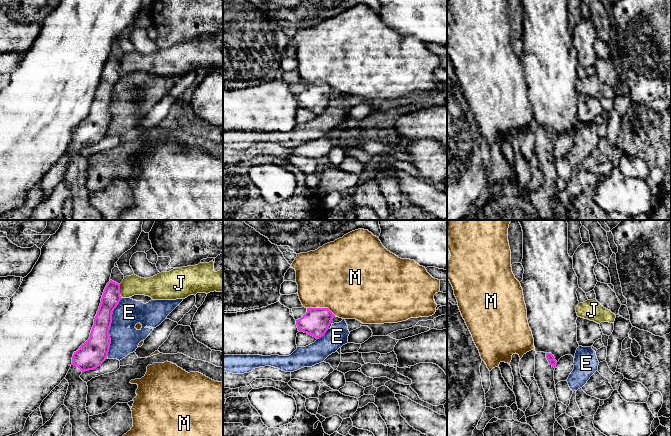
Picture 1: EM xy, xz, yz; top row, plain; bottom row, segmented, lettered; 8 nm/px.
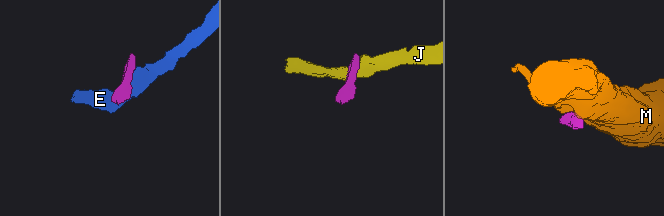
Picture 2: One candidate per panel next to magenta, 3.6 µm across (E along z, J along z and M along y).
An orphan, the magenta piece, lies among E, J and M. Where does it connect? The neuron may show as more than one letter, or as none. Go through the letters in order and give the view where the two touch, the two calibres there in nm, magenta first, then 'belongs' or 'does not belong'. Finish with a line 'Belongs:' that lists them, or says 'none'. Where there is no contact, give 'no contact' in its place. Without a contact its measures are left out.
E: meets magenta in xy; 220 nm thick on the magenta side, 220 nm on the other; does not belong
J: meets magenta in xy; 150 nm thick on the magenta side, 160 nm on the other; does not belong
M: meets magenta in xz; 220 nm thick on the magenta side, 480 nm on the other; does not belong
Belongs: none

